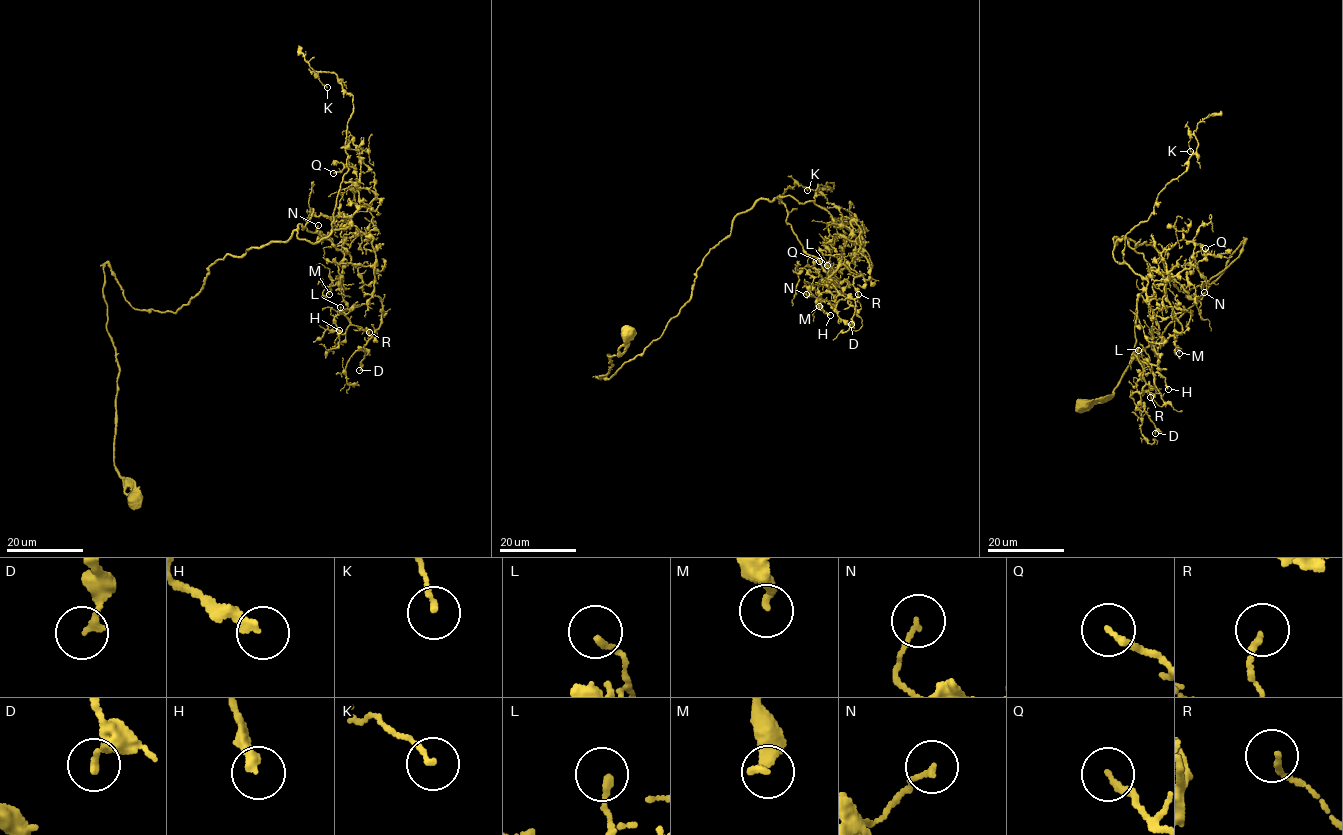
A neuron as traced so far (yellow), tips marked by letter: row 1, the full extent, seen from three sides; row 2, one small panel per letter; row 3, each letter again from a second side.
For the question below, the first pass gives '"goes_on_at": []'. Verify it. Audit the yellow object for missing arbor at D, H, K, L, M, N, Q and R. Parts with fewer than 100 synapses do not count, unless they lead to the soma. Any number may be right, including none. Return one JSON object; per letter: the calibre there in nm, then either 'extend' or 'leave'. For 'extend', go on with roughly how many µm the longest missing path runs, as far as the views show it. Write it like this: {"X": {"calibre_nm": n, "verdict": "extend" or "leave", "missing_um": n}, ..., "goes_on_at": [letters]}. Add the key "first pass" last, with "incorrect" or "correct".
{"D": {"calibre_nm": 180, "verdict": "leave"}, "H": {"calibre_nm": 240, "verdict": "leave"}, "K": {"calibre_nm": 130, "verdict": "leave"}, "L": {"calibre_nm": 170, "verdict": "leave"}, "M": {"calibre_nm": 160, "verdict": "leave"}, "N": {"calibre_nm": 110, "verdict": "leave"}, "Q": {"calibre_nm": 180, "verdict": "leave"}, "R": {"calibre_nm": 150, "verdict": "leave"}, "goes_on_at": [], "first pass": "correct"}

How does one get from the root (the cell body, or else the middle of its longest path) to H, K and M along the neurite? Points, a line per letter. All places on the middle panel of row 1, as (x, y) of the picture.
H: (627, 332), (600, 379), (657, 340), (761, 199), (781, 200), (837, 284), (835, 300), (818, 298), (830, 315)
K: (627, 332), (600, 379), (657, 340), (738, 214), (833, 183), (807, 190)
M: (627, 332), (600, 379), (657, 340), (710, 249), (761, 199), (781, 200), (805, 253), (838, 286), (819, 306)

